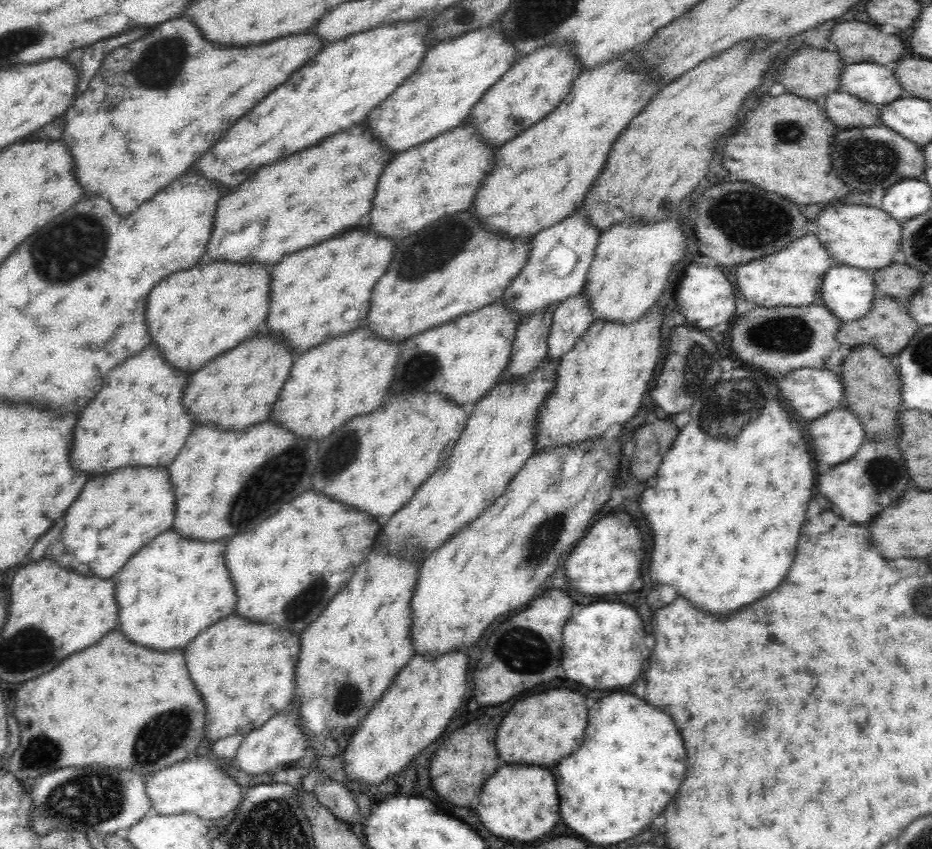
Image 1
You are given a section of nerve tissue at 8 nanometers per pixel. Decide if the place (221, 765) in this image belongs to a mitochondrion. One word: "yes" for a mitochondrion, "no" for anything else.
no

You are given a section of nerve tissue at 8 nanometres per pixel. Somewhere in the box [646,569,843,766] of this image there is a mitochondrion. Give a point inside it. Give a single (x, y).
(762, 714)

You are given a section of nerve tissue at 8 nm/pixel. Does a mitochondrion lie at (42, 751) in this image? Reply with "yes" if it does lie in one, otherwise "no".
yes

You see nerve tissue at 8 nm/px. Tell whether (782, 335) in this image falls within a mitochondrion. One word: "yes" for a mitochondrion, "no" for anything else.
yes

